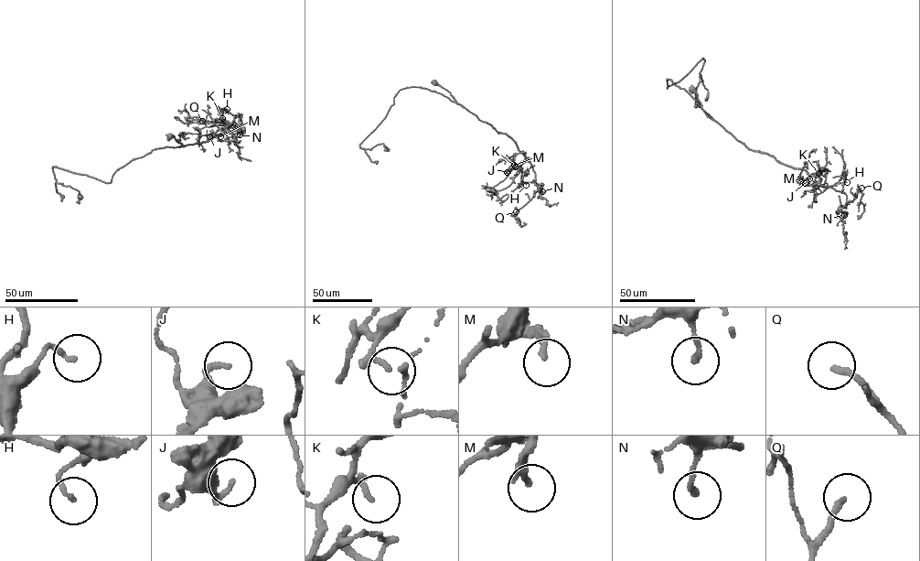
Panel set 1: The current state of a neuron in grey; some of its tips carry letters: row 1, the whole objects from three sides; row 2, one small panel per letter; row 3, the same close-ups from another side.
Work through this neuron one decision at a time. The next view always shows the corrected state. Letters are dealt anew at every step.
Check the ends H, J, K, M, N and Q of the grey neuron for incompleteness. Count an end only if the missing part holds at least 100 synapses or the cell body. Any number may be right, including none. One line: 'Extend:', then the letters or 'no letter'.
Extend: no letter

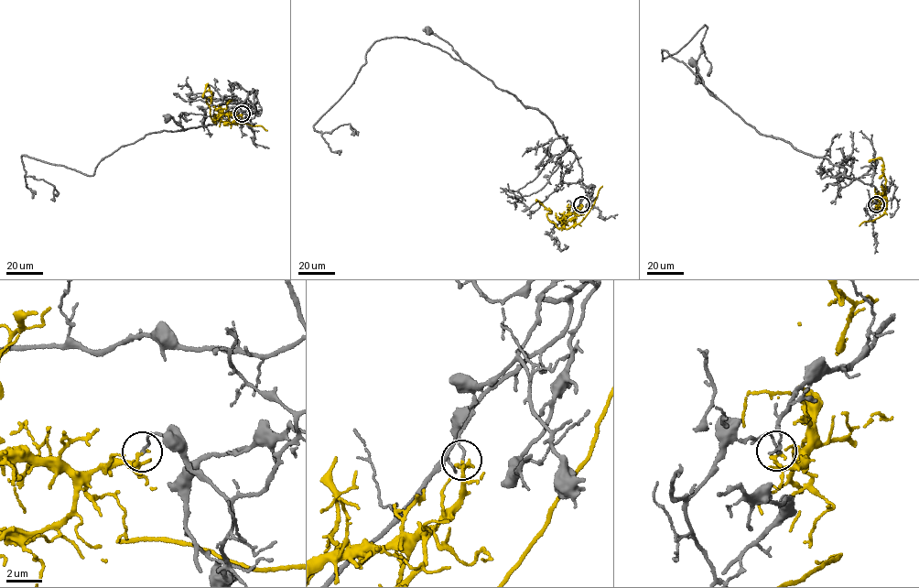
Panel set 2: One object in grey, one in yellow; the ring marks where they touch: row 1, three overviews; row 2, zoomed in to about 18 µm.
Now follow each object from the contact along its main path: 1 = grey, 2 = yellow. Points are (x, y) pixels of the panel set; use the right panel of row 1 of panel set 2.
1: (876, 204), (865, 209), (875, 200), (873, 185), (848, 178), (843, 168), (745, 123), (704, 85), (693, 62)
2: (876, 204), (880, 205), (880, 196), (885, 201), (883, 161), (878, 157), (869, 162)

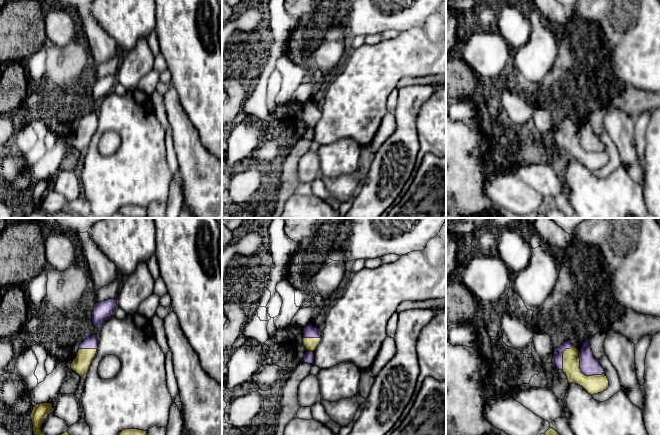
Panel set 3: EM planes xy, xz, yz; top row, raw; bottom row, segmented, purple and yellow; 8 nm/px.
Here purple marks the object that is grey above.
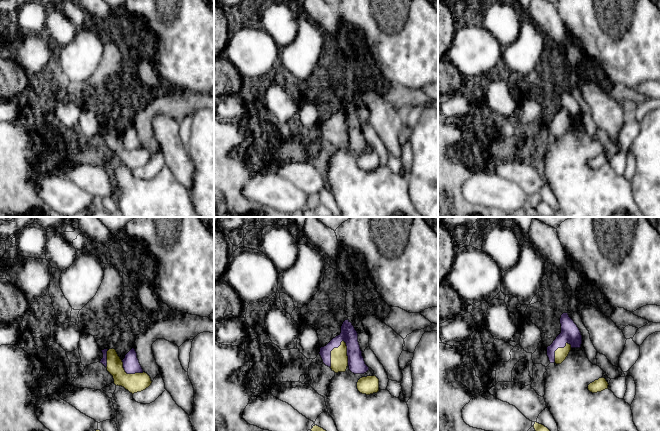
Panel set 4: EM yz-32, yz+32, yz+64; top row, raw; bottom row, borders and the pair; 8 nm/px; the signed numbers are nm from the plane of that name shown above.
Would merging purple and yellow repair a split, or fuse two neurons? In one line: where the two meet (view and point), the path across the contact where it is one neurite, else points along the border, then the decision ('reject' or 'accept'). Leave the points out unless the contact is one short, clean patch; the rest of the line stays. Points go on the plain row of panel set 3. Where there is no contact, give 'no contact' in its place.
meets purple in yz at (583, 149); border along yz (578, 128), (579, 144), (584, 150), (604, 150); reject

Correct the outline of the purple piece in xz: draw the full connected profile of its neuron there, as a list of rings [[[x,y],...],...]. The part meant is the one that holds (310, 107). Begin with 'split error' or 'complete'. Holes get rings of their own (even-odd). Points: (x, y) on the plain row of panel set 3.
complete | [[[312,100],[304,103],[303,114],[321,114],[320,105],[314,103]]]

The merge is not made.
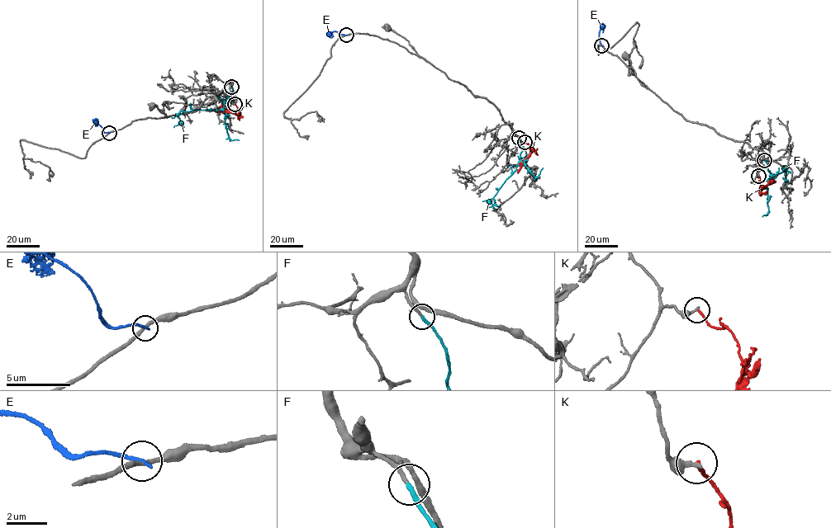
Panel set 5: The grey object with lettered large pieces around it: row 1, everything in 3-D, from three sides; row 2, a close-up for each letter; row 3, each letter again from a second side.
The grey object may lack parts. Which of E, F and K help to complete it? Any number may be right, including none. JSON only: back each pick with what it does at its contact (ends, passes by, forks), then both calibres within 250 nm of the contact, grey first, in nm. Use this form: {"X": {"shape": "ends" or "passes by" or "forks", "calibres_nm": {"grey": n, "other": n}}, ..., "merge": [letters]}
{"F": {"shape": "ends", "calibres_nm": {"grey": 220, "other": 240}}, "merge": ["F"]}

